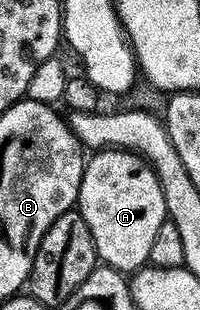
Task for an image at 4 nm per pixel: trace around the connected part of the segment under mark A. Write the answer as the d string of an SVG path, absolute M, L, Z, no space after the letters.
M105 149L93 157L85 164L83 181L104 183L104 199L88 199L88 187L82 187L78 210L94 237L97 258L120 274L135 274L149 264L154 241L169 218L163 187L150 165L132 152Z

